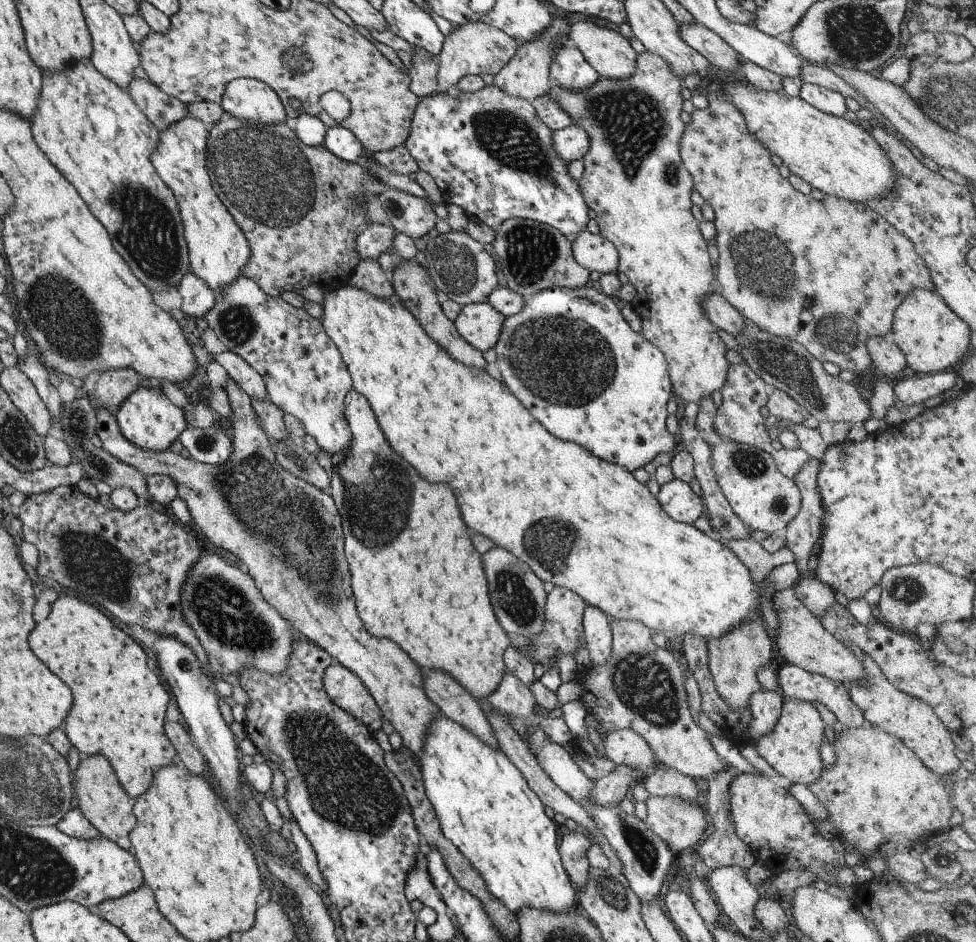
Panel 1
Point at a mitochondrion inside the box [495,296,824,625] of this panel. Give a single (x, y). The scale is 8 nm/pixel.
(568, 363)

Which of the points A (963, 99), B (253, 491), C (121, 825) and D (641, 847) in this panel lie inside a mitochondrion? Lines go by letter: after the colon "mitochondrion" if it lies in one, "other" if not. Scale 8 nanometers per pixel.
A: mitochondrion
B: mitochondrion
C: other
D: mitochondrion

